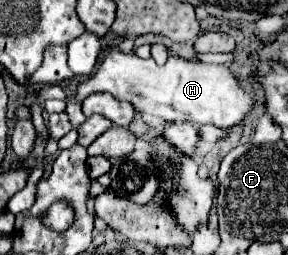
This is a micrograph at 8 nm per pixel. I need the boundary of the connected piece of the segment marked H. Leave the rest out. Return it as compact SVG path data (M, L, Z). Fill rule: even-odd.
M111 50L99 70L79 84L73 100L82 102L95 92L109 92L117 100L131 102L137 112L149 112L167 122L199 122L219 128L231 128L241 122L253 104L251 94L241 90L231 70L223 64L203 64L171 56L165 66L157 66L153 58L143 60L137 54L123 54L119 50Z

